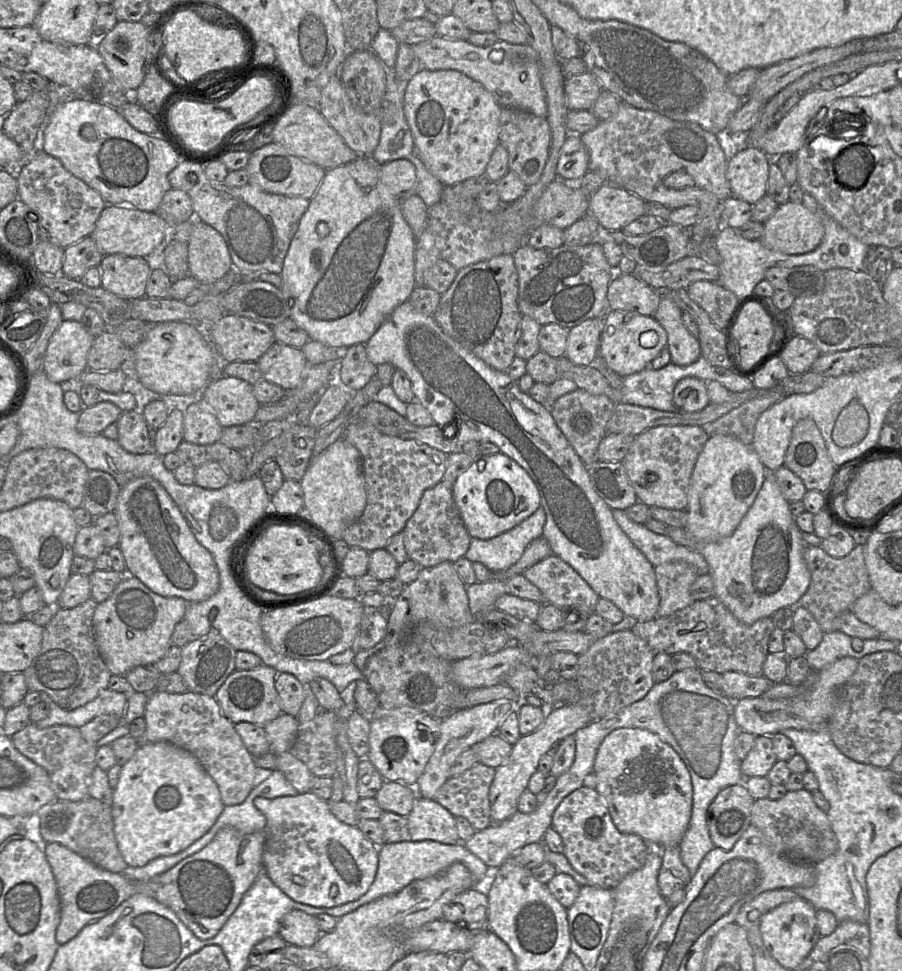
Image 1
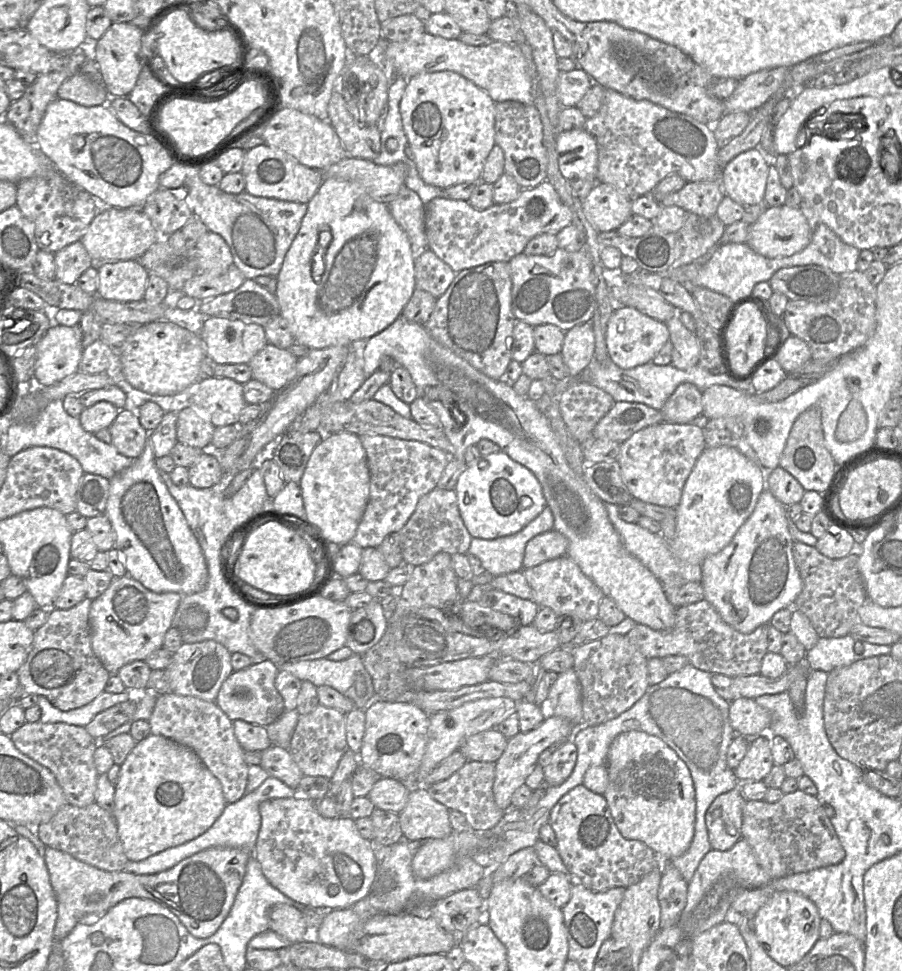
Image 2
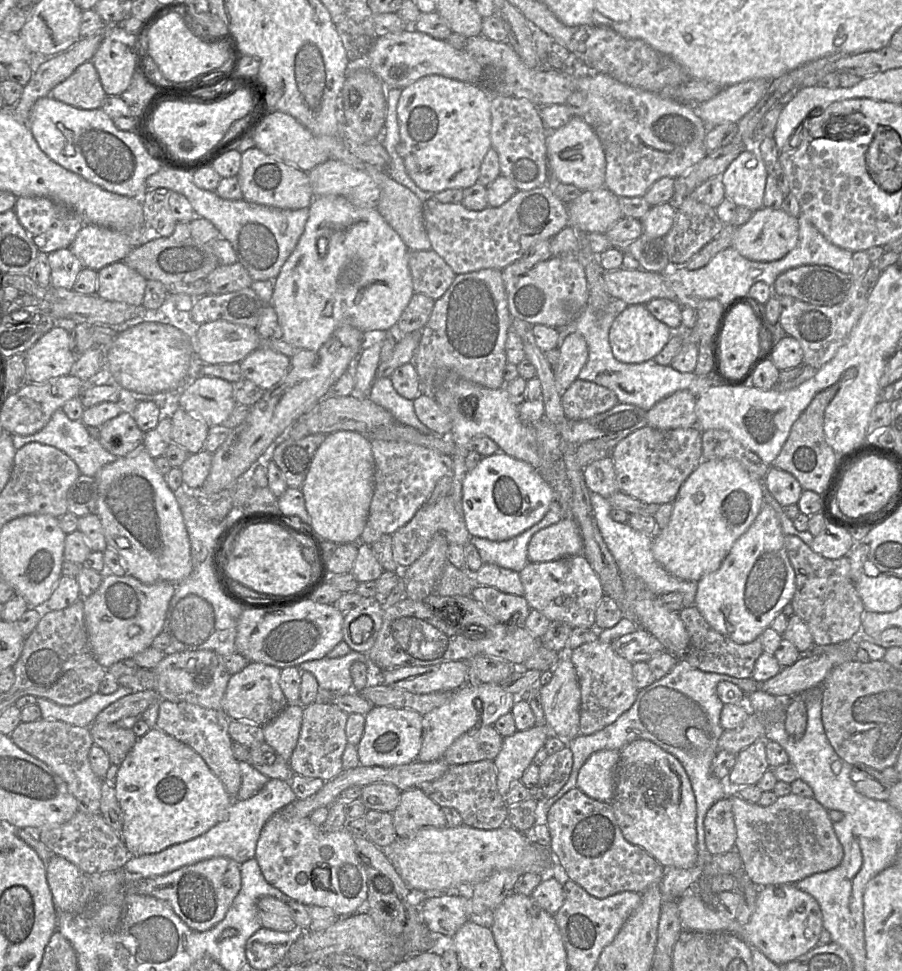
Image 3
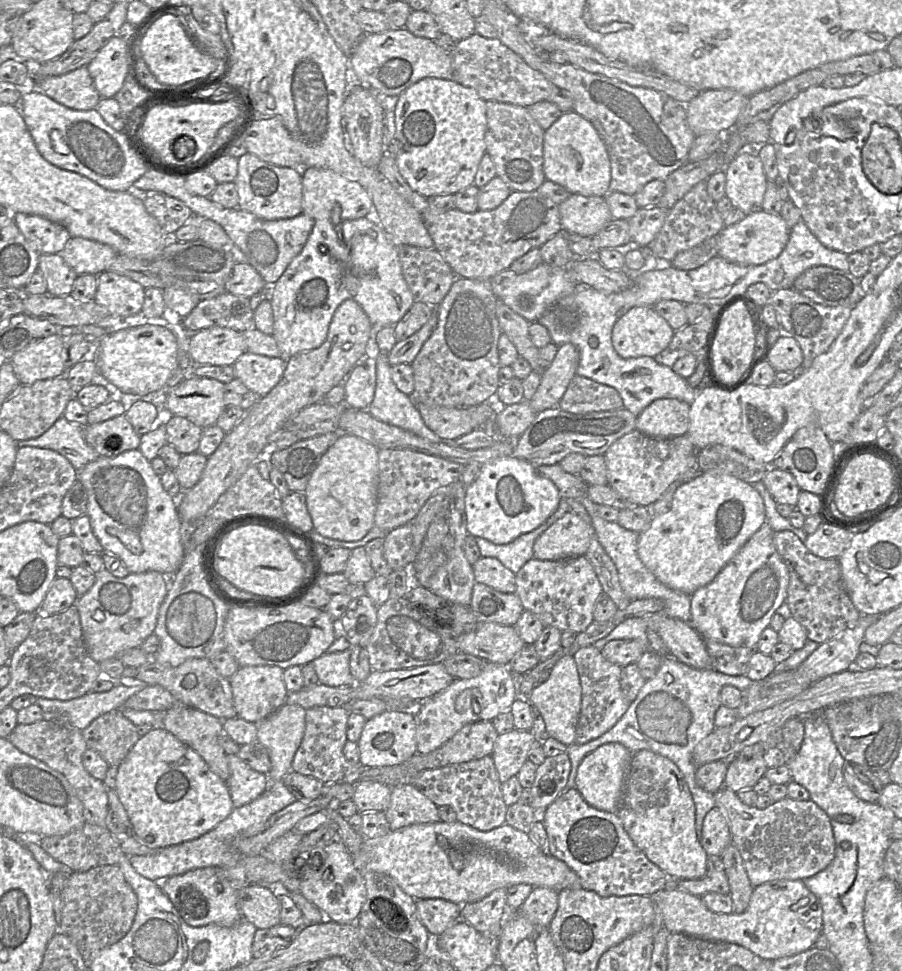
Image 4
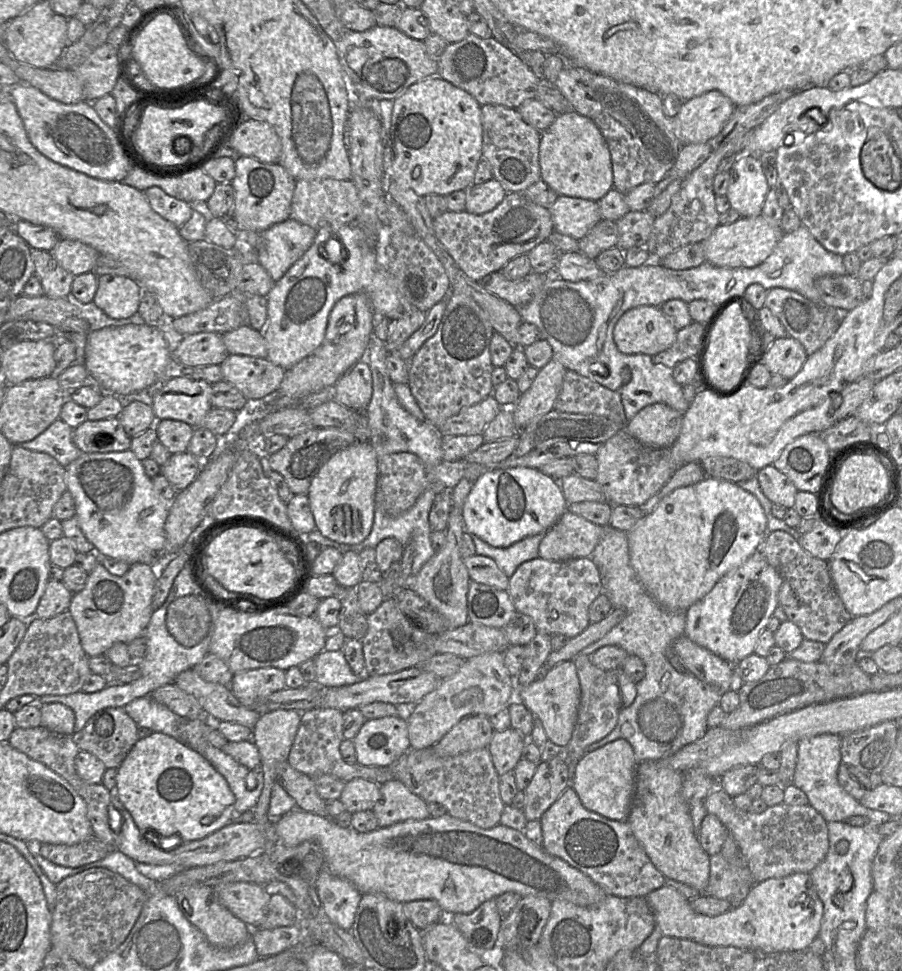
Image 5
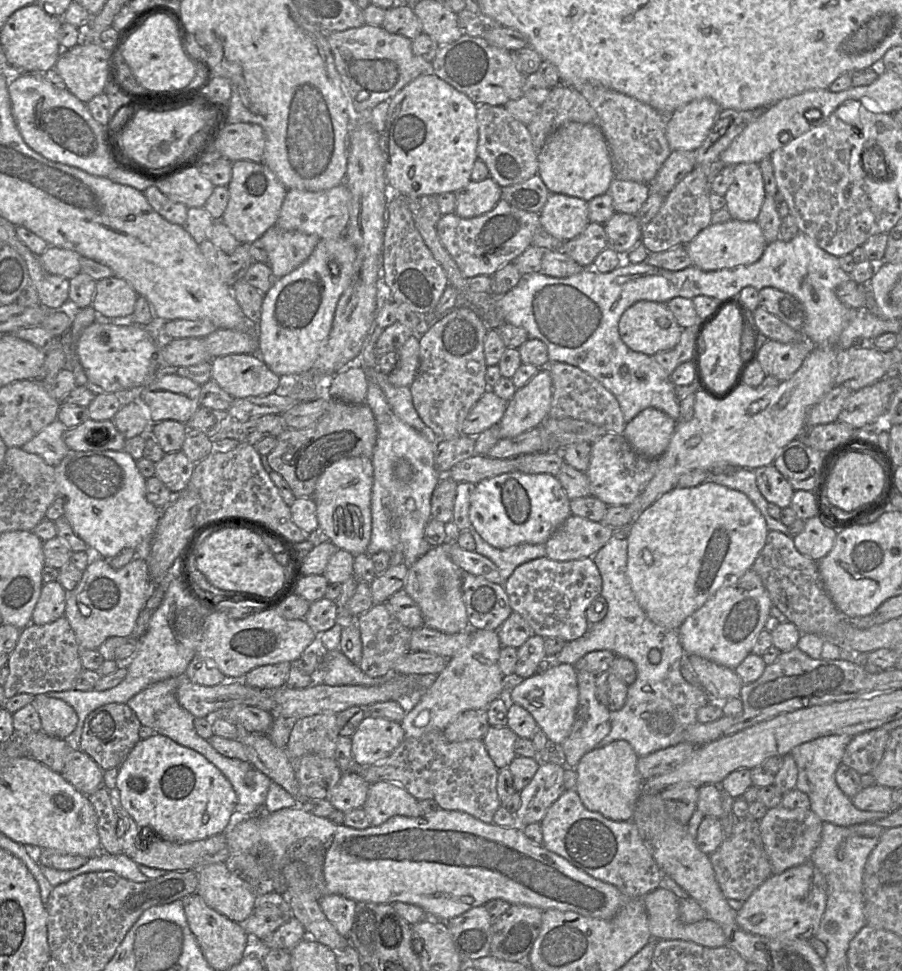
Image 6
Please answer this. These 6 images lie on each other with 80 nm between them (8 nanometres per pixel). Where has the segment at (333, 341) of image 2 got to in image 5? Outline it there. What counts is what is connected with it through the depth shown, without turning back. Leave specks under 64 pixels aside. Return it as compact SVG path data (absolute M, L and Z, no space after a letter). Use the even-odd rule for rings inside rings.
M357 223L343 225L339 229L330 229L330 227L319 228L318 230L316 230L315 239L312 245L310 246L310 248L303 254L303 256L299 260L297 260L290 267L290 269L284 274L284 276L279 281L274 283L274 286L272 287L271 291L267 295L268 322L264 330L258 330L259 332L262 333L262 335L264 336L266 340L267 351L268 351L266 359L272 362L273 364L283 368L284 370L287 370L293 367L294 365L296 365L298 362L300 362L302 359L304 359L311 353L313 353L321 345L322 341L324 340L329 316L335 304L342 297L350 295L350 294L355 294L355 293L366 294L371 301L374 314L376 316L385 316L391 320L398 320L398 319L404 318L406 315L408 315L412 310L416 308L401 294L401 292L399 291L397 287L395 278L390 273L388 268L385 266L380 256L377 254L373 239Z

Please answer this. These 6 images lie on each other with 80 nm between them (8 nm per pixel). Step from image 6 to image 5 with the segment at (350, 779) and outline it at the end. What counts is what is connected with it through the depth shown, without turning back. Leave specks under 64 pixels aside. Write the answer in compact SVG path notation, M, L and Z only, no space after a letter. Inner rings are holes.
M363 778L346 782L339 798L350 813L372 810L379 799L380 785Z

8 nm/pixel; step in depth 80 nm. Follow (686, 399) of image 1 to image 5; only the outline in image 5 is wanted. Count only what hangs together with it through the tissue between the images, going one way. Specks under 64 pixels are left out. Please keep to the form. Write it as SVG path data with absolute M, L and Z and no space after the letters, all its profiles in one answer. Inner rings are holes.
M663 403L642 408L629 420L625 430L640 443L652 448L671 447L678 438L683 414Z

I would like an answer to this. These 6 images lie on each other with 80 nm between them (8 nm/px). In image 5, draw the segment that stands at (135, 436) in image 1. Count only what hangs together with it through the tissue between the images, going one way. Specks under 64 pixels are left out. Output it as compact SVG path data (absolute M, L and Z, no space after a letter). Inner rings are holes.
M118 417L102 420L86 420L73 430L74 444L83 453L110 453L130 450L132 438L125 432Z

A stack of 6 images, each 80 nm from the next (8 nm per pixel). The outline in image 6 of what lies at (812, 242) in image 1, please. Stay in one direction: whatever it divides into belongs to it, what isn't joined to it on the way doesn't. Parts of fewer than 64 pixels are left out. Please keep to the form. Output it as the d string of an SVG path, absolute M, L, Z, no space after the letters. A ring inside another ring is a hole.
M731 219L728 222L710 224L684 246L692 266L704 271L714 271L753 264L760 259L767 245L768 243L756 220L739 221Z

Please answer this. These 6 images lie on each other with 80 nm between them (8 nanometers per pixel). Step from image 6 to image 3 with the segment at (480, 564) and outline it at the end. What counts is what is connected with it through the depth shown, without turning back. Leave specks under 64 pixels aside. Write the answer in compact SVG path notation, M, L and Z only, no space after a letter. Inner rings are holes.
M483 563L473 574L473 579L479 585L495 587L501 592L524 596L524 588L519 572L502 568L496 564Z

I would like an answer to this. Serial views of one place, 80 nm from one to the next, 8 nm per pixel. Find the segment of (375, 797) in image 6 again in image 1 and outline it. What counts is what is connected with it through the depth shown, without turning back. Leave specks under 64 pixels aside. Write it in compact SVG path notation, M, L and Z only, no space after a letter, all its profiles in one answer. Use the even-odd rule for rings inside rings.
M417 795L407 821L411 841L433 840L448 845L461 842L455 817L435 800Z

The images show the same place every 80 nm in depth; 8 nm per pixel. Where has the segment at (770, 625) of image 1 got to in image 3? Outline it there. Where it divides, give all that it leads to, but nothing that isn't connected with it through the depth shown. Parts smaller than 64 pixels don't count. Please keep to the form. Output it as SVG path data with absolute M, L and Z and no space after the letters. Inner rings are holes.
M695 605L681 609L679 616L690 636L689 648L683 658L679 659L685 659L704 672L726 674L735 678L752 677L755 663L764 652L762 634L750 643L738 644L712 629ZM643 627L613 640L611 644L618 655L631 663L647 662L655 655L666 651L662 643Z

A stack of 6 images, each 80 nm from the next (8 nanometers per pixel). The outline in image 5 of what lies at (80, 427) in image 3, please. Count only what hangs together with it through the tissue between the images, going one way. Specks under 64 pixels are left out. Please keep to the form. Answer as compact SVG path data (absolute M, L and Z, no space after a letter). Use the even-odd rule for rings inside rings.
M58 418L32 441L20 443L18 446L31 451L47 453L66 467L83 454L73 442L73 430Z

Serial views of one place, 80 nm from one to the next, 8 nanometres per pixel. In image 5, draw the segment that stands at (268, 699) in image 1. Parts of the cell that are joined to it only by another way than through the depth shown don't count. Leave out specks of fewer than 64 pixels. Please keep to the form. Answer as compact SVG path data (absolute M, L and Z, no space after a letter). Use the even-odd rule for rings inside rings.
M274 667L234 673L230 684L234 696L246 707L252 706L257 699L284 688L286 688L285 671Z

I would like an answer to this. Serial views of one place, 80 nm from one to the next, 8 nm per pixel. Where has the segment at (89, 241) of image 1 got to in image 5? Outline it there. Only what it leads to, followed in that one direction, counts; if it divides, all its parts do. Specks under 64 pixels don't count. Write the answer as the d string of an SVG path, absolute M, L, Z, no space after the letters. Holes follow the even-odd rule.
M31 248L31 258L44 295L50 298L68 297L75 276L62 268L49 252Z

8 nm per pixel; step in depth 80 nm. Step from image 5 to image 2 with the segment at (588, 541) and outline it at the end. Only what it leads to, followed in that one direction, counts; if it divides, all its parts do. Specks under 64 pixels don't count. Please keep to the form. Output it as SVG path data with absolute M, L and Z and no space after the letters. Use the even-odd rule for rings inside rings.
M551 529L538 534L529 540L526 545L523 569L564 556L567 553L567 549L568 539L560 532Z

